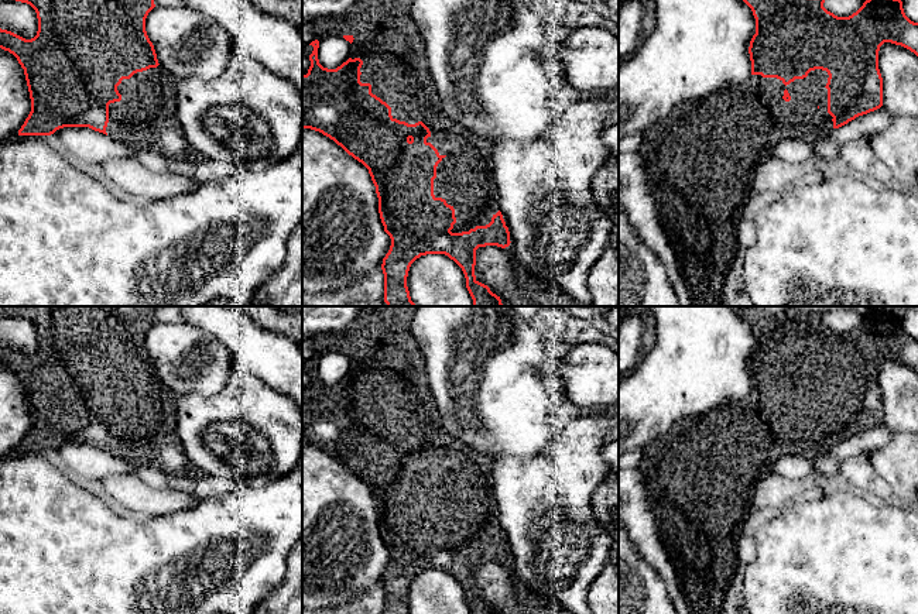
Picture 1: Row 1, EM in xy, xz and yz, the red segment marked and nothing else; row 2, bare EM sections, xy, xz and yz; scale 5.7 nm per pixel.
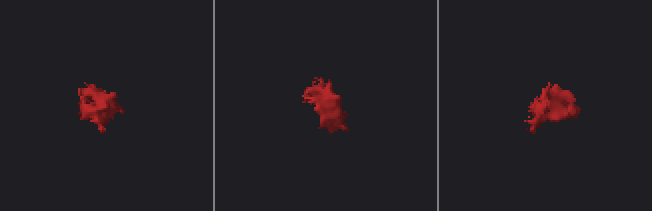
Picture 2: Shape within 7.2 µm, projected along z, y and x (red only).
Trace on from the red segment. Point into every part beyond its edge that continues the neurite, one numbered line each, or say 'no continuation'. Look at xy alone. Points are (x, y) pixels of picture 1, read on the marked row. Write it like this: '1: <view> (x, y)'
no continuation

